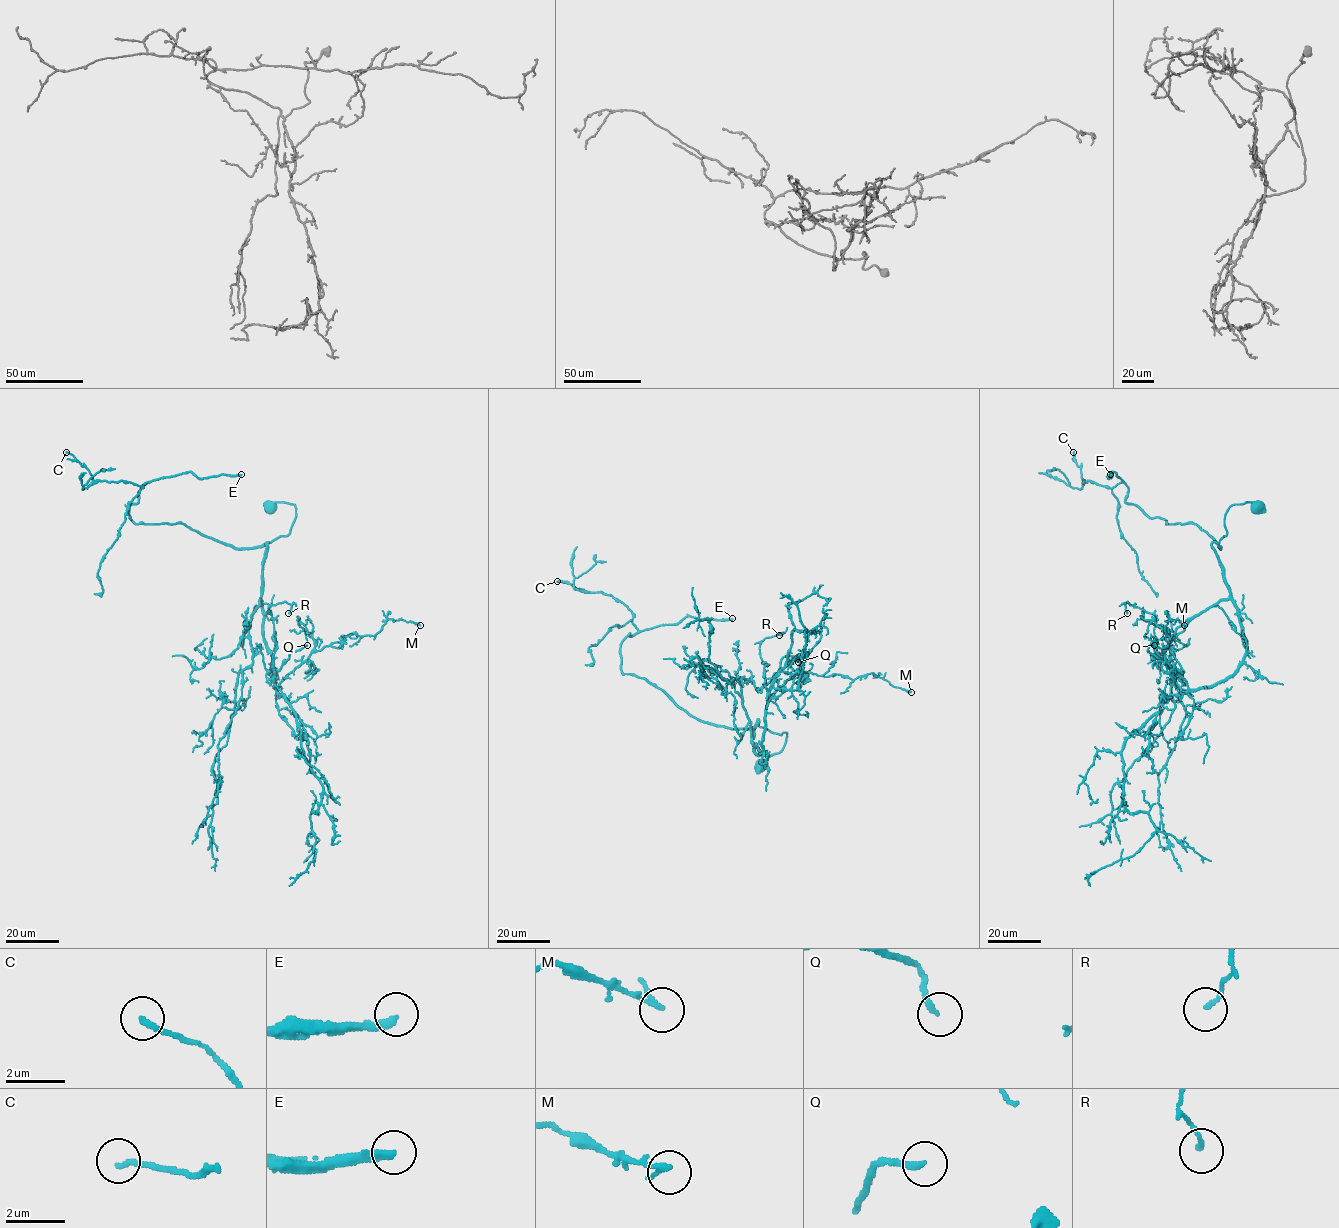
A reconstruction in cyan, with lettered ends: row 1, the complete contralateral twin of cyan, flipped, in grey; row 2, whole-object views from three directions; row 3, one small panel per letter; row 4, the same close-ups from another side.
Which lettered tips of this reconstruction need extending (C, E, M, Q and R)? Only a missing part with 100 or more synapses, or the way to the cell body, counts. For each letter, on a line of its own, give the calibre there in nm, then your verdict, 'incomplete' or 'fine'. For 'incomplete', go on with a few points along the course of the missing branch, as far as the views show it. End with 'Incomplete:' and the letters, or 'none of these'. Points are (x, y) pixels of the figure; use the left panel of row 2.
C: calibre 170 nm; fine
E: calibre 300 nm; incomplete; course (241, 474), (301, 462), (362, 473), (382, 495), (385, 536), (443, 611)
M: calibre 170 nm; fine
Q: calibre 220 nm; fine
R: calibre 150 nm; fine
Incomplete: E

